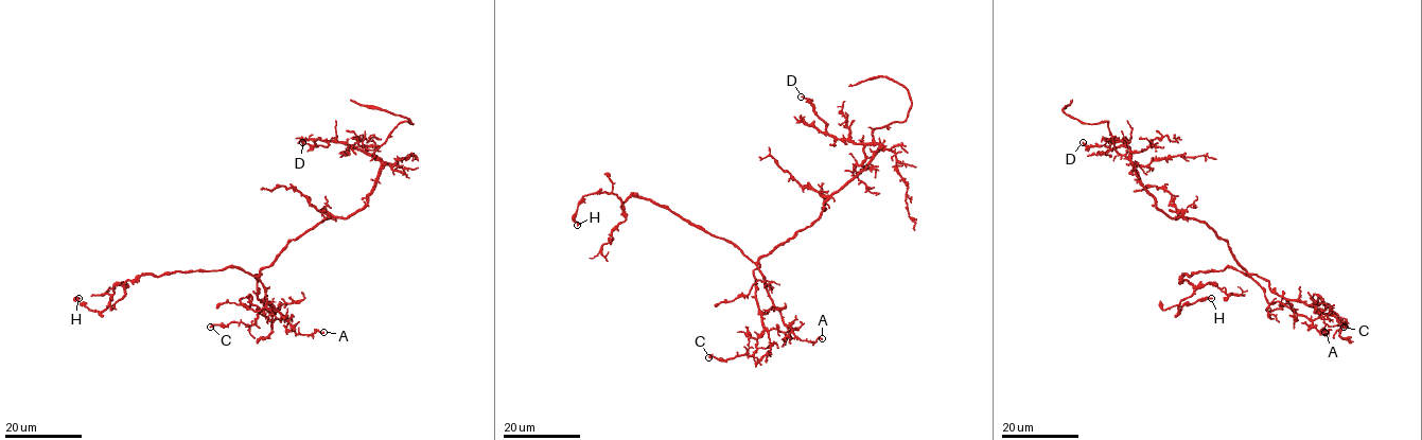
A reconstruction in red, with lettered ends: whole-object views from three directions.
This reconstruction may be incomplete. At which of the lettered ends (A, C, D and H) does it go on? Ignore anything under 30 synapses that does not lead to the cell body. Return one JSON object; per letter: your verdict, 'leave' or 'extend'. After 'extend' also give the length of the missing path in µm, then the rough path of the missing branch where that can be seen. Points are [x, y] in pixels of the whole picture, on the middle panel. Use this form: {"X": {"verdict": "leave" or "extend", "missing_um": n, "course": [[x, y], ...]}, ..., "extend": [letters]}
{"A": {"verdict": "leave"}, "C": {"verdict": "leave"}, "D": {"verdict": "leave"}, "H": {"verdict": "leave"}, "extend": []}

